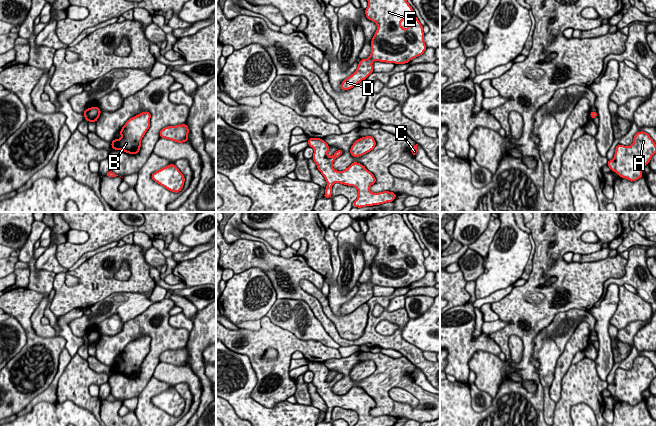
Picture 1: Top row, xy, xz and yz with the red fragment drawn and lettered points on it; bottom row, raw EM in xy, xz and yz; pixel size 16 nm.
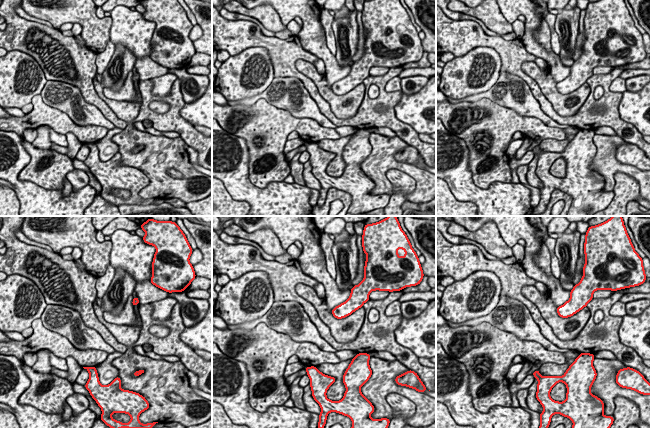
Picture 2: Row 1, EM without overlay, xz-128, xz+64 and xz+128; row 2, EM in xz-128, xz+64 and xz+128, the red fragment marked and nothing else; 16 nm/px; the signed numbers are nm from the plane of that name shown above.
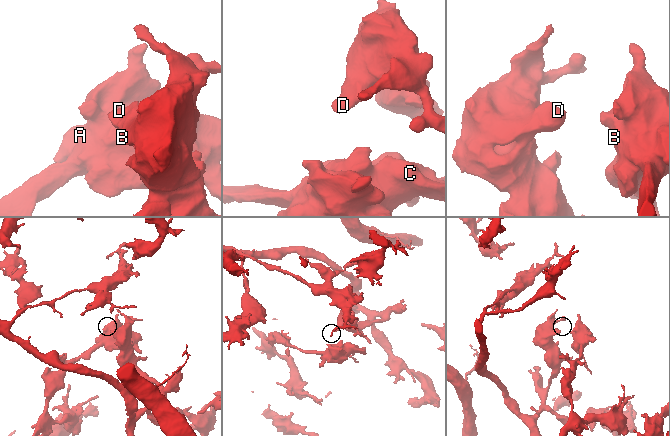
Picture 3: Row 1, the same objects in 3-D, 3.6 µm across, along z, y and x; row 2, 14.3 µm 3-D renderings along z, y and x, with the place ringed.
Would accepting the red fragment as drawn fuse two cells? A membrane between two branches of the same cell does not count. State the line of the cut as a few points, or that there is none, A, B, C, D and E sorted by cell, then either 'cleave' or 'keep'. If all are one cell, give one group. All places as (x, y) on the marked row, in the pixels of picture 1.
no cut; A B C D E; keep

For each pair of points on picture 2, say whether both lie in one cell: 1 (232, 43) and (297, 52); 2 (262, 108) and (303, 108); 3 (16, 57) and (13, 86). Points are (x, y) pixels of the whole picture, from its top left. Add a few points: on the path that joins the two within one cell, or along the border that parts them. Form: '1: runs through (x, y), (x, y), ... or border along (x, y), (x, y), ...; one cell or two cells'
1: runs through (248, 41), (270, 42), (281, 51); one cell
2: border along (258, 99), (264, 98), (302, 117); two cells
3: runs through (16, 64), (15, 79); one cell

